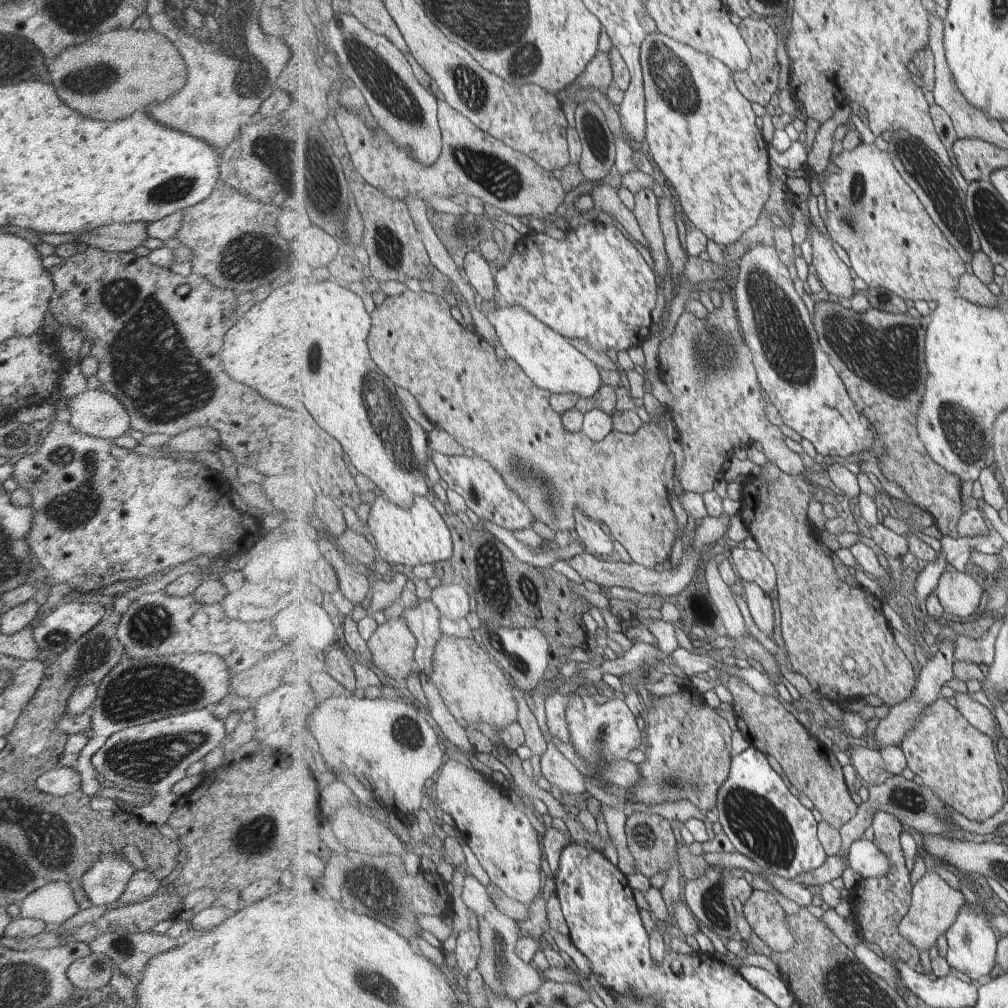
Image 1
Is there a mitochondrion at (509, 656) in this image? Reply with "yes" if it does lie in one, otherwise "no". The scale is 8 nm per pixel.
yes

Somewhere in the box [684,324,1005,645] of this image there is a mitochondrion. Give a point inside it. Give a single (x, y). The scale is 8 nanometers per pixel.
(960, 433)

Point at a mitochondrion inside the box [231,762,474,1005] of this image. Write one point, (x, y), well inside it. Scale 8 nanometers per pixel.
(397, 910)

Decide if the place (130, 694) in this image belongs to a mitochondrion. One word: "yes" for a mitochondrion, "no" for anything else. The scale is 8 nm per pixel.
yes

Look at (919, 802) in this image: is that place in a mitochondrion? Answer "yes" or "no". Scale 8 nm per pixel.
yes

